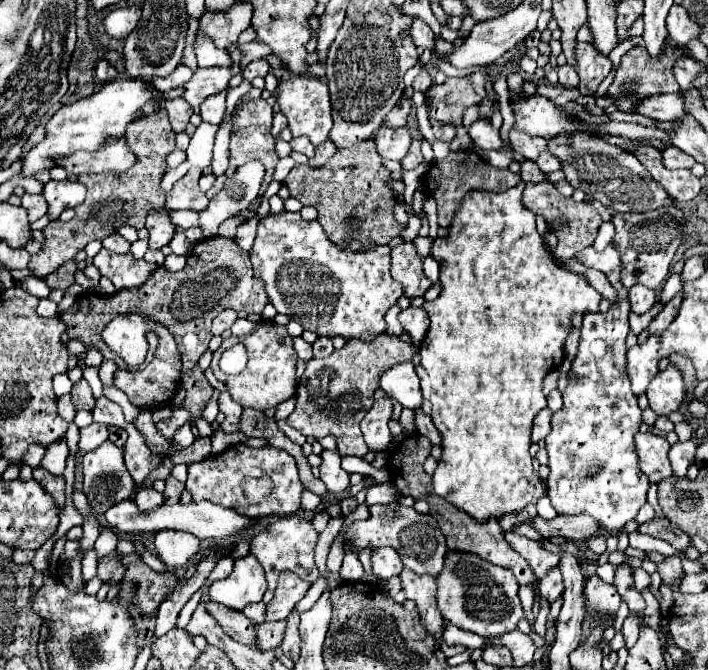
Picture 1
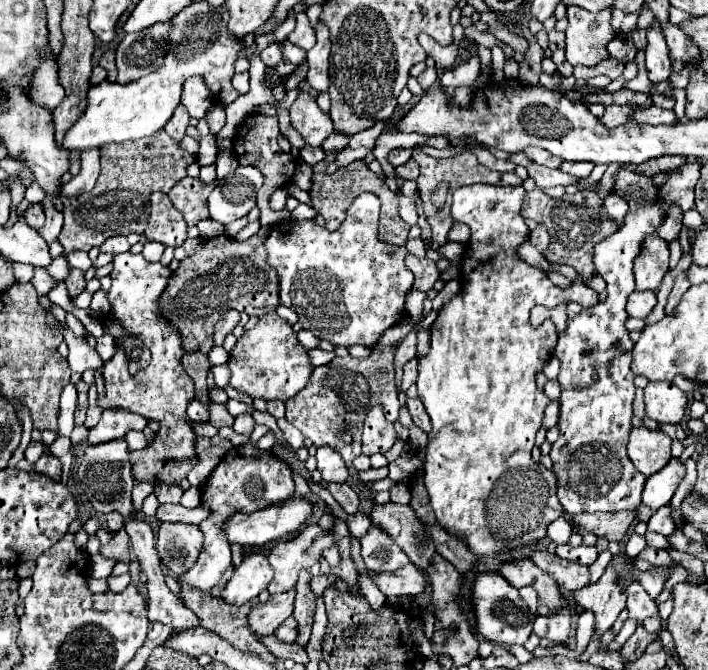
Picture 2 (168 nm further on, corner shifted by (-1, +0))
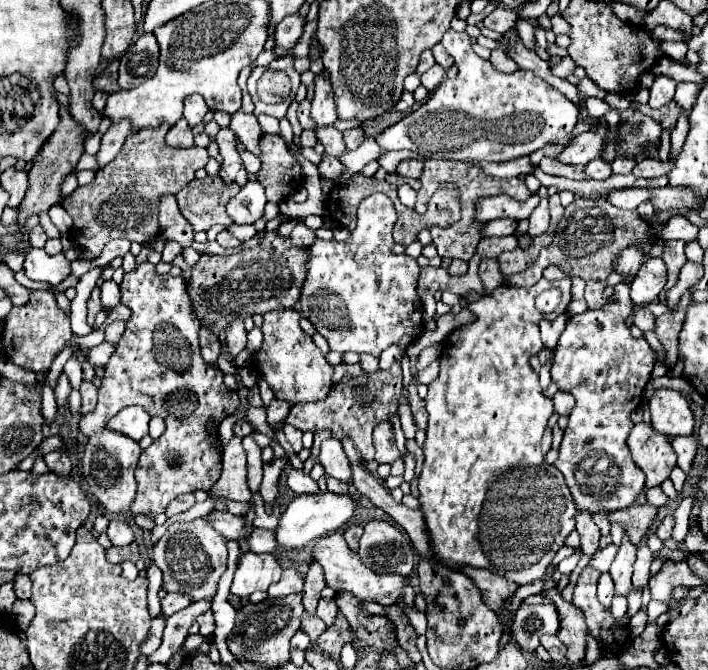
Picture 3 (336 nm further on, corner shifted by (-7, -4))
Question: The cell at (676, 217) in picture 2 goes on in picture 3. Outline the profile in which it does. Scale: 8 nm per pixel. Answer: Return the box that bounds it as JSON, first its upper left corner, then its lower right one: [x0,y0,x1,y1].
[662,240,686,290]

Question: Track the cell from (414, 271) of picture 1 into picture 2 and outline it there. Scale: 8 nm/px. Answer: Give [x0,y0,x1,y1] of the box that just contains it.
[406,254,440,292]

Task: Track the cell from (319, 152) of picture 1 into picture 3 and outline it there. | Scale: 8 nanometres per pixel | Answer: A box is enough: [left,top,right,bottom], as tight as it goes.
[344,128,364,150]

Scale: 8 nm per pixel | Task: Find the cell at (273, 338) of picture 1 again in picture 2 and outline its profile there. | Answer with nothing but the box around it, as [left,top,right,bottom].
[228,312,312,400]

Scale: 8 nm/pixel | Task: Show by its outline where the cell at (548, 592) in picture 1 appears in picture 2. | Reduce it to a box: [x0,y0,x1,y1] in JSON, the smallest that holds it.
[534,604,572,644]

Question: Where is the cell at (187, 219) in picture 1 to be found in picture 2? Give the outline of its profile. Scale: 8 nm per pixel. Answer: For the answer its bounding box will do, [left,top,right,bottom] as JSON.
[196,218,224,240]

